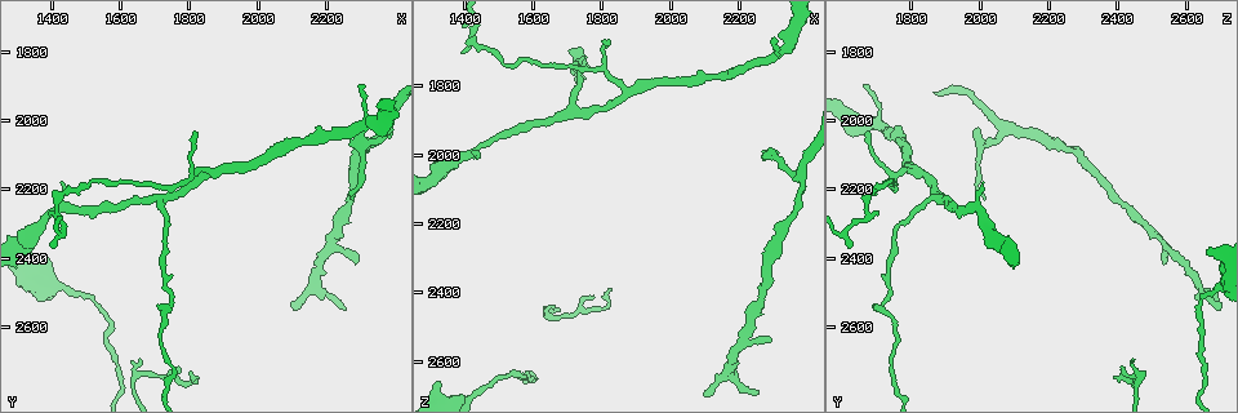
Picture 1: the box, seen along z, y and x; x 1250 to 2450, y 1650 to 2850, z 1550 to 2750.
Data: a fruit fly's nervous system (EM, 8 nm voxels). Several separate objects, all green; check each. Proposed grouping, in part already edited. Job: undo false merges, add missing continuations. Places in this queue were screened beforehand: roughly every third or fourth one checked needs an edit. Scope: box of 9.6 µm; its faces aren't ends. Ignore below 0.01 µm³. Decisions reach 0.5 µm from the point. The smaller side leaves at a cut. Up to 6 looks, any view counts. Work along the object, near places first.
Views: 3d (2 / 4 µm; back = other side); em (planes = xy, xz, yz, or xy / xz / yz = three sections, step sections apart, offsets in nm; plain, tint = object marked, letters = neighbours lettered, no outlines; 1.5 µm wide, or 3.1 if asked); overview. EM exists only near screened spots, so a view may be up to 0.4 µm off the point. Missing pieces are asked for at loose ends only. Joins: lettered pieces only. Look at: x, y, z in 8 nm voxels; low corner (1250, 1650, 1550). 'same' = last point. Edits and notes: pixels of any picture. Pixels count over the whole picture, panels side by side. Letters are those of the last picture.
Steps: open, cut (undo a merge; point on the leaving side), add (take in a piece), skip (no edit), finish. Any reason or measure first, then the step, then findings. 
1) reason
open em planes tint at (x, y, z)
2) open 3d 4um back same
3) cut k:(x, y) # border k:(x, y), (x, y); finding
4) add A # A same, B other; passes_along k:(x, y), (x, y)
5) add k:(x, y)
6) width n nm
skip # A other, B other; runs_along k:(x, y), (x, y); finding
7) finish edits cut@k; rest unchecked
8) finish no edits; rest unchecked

a fork
open em planes tint at (2220, 2350, 2530)

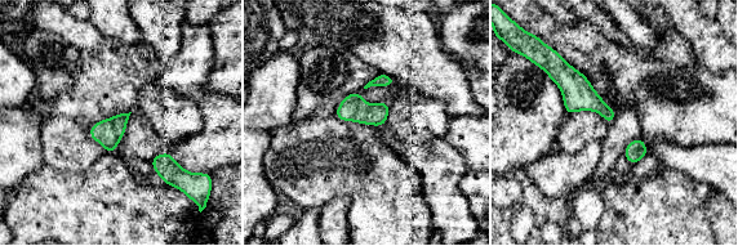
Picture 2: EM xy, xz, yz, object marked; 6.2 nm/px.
see the neighbours
open em planes letters same

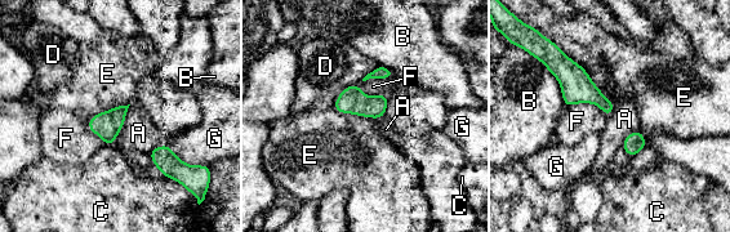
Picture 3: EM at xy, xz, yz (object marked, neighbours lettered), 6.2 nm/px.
skip # A other, B other, C other, D other, E other, F other, G other; border 3:(333, 108), (378, 119); all the same neuron

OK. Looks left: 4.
branch stops here
open em xy step 8 letters at (2260, 2240, 2010)

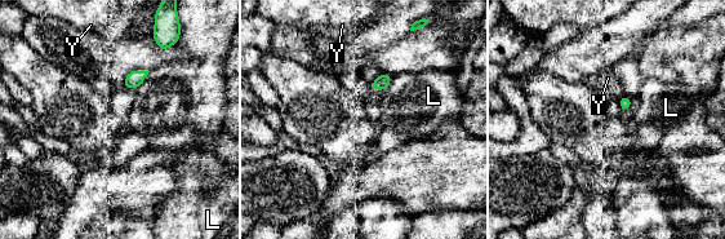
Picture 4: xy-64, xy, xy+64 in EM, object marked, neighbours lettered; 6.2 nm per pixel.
skip # L other, Y other; border 4:(625, 93), (618, 98); no lettered piece goes on from it

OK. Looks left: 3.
open em planes tint at (1430, 2490, 2690)

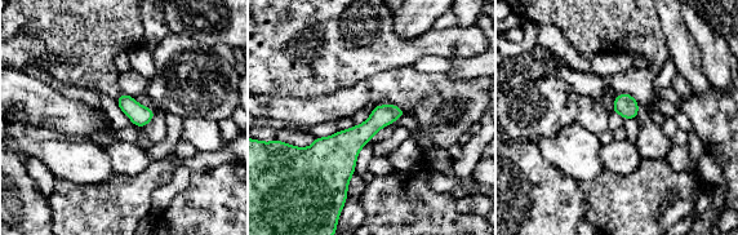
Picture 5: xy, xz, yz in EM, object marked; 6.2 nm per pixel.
open em planes letters same

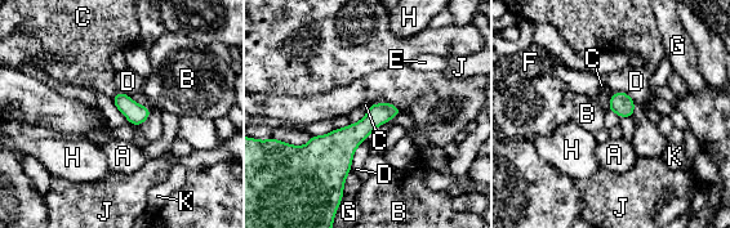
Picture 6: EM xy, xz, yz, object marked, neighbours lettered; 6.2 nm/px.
width 130 nm
skip # A other, B other, C other, D other, E other, F other, G other, H other, J other, K other; border 6:(613, 93), (606, 108); one neuron here

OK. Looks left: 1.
finish no edits; rest unchecked

